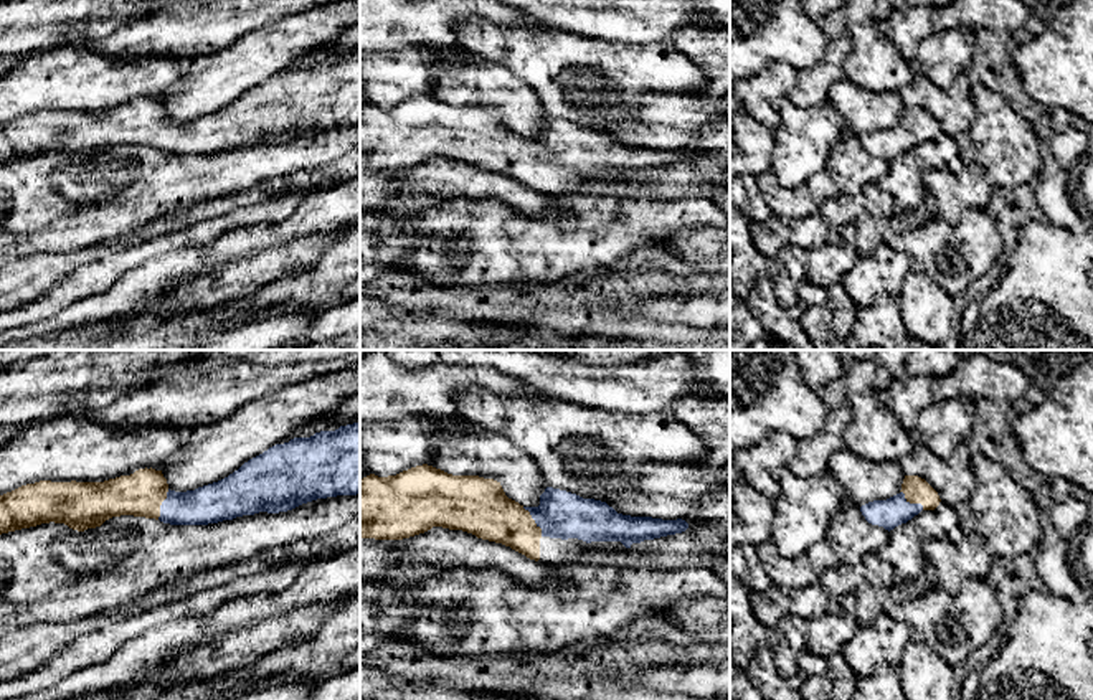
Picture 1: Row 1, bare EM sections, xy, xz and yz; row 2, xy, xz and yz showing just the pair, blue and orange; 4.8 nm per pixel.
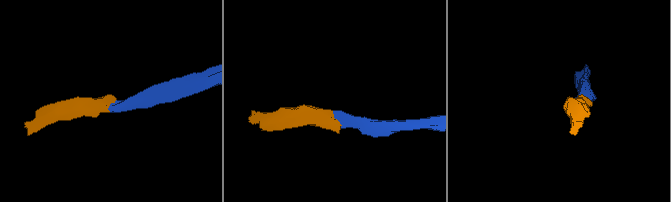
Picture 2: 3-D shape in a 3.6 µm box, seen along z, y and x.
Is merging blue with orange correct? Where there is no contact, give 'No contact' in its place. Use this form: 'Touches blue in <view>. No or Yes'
Touches blue in xz. Yes

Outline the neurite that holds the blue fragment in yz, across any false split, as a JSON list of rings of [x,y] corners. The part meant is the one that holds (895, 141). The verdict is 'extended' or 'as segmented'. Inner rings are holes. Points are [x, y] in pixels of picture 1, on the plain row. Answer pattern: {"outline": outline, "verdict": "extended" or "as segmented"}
{"outline": [[[905,106],[901,121],[897,125],[868,132],[860,137],[860,142],[868,154],[890,162],[911,150],[921,140],[934,140],[939,132],[938,122],[925,109]]], "verdict": "extended"}

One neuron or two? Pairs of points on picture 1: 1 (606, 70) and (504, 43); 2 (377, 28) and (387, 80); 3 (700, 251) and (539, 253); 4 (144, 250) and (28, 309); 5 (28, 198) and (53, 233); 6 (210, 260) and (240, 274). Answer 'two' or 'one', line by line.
1: one
2: two
3: two
4: one
5: one
6: two

